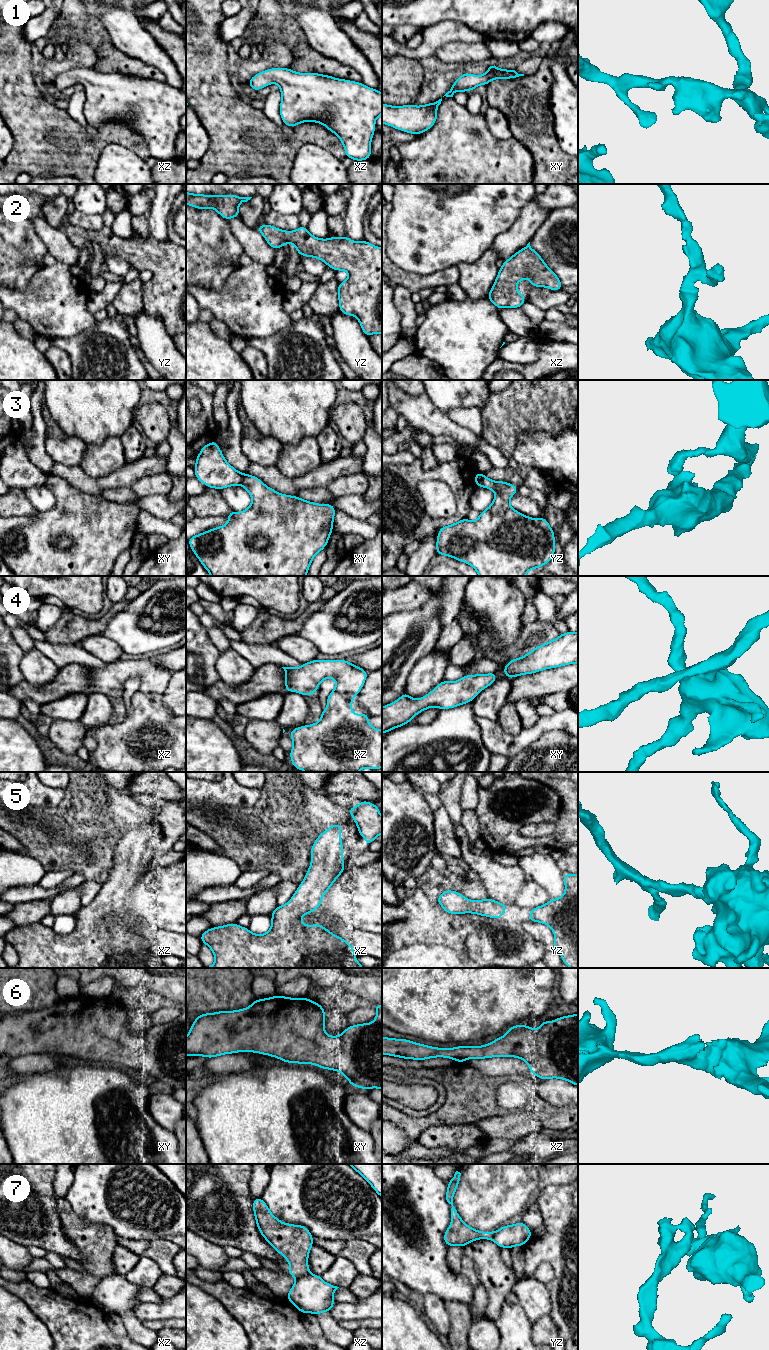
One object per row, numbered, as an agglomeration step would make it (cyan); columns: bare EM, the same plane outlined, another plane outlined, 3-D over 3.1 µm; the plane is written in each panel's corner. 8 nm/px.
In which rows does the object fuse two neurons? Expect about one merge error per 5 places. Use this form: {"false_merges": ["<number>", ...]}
{"false_merges": ["3", "7"]}

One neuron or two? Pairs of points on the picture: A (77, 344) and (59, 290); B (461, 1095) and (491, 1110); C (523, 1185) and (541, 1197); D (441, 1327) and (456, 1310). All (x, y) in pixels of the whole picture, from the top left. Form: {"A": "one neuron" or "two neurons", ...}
{"A": "two neurons", "B": "one neuron", "C": "two neurons", "D": "two neurons"}

